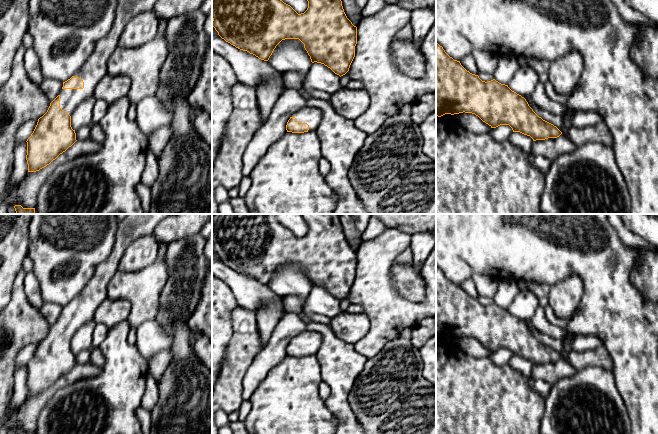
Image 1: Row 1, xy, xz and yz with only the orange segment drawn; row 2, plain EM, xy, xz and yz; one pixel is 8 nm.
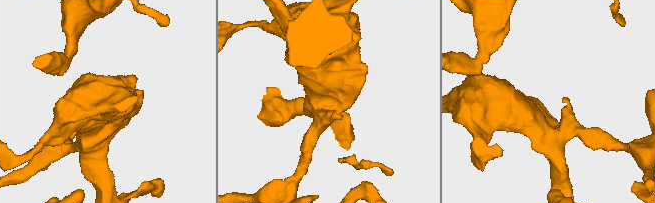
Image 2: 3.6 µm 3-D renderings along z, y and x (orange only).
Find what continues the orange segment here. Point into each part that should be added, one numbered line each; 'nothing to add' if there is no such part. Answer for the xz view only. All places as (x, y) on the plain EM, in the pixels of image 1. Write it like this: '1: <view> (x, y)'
1: xz (312, 340)

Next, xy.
1: xy (133, 226)

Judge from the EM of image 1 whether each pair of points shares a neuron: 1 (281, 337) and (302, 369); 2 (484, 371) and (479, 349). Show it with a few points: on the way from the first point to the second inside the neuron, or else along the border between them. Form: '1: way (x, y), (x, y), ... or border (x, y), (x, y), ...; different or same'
1: border (286, 355), (269, 371); different
2: border (459, 349), (475, 357), (488, 357); different

